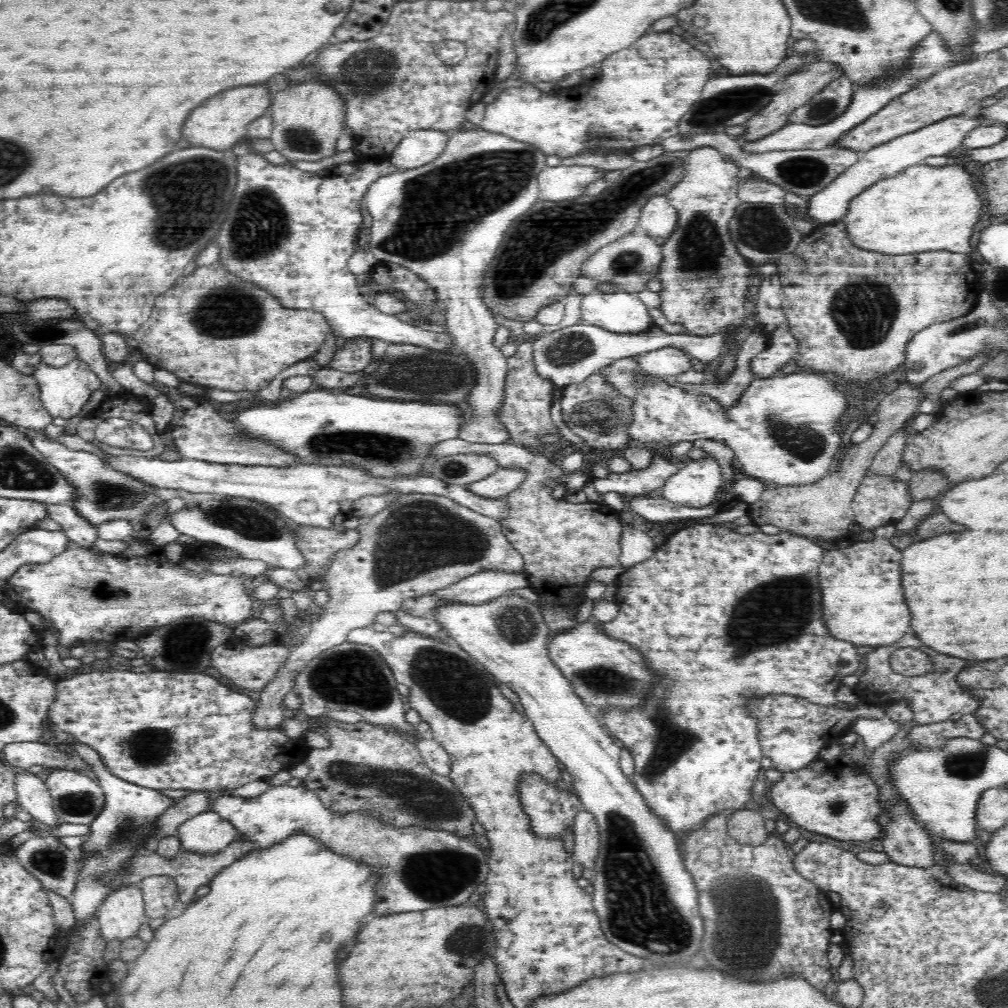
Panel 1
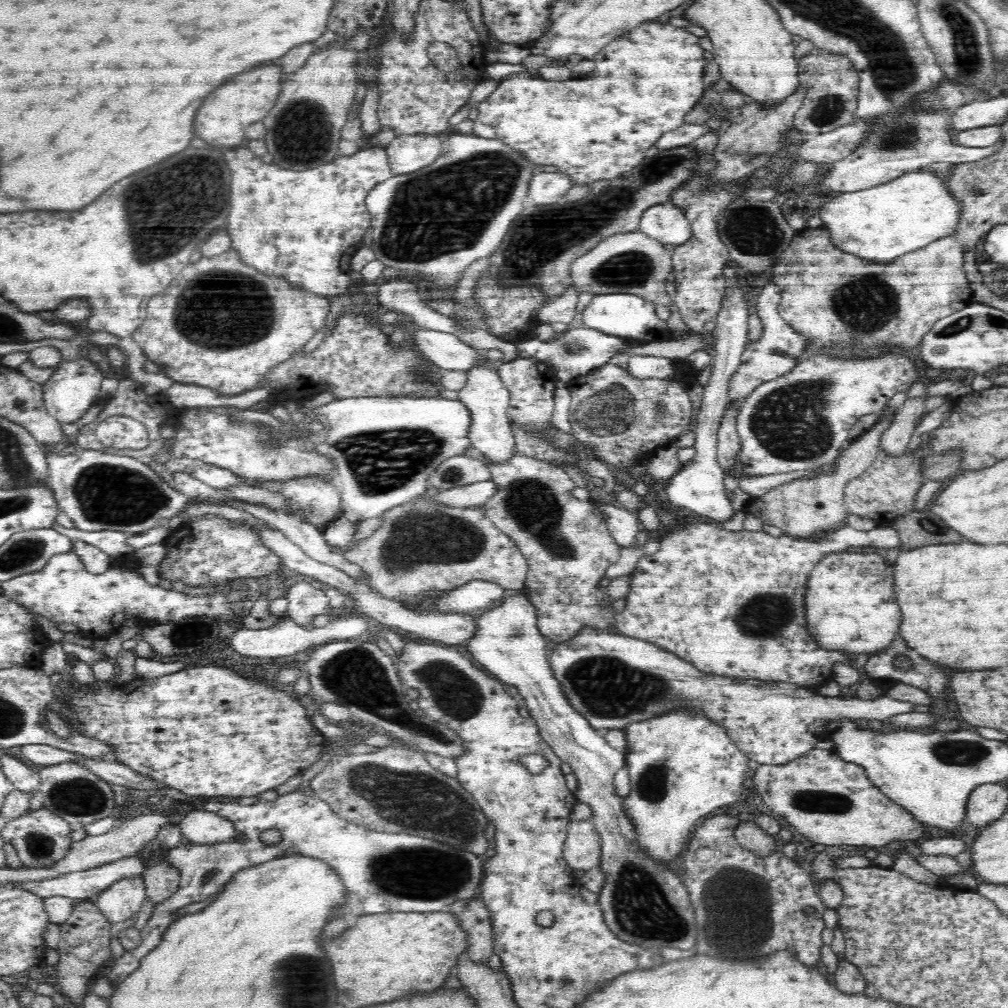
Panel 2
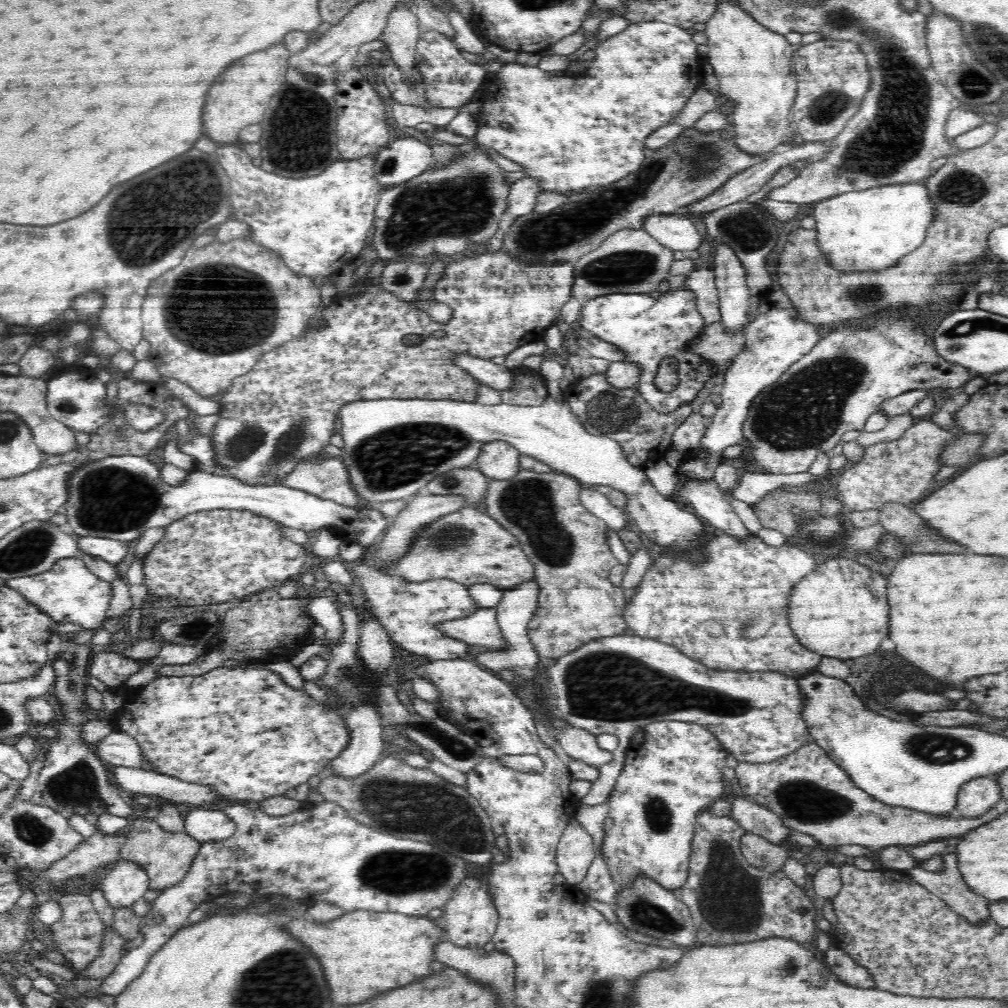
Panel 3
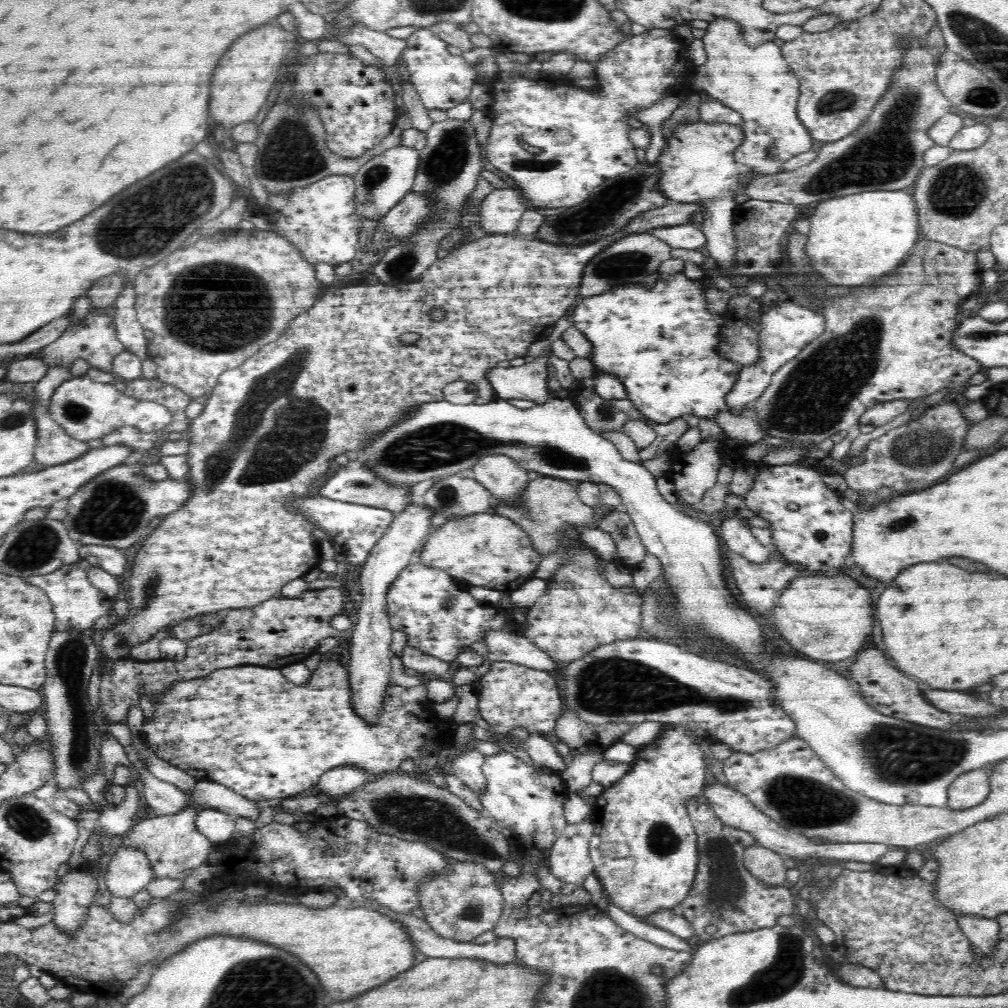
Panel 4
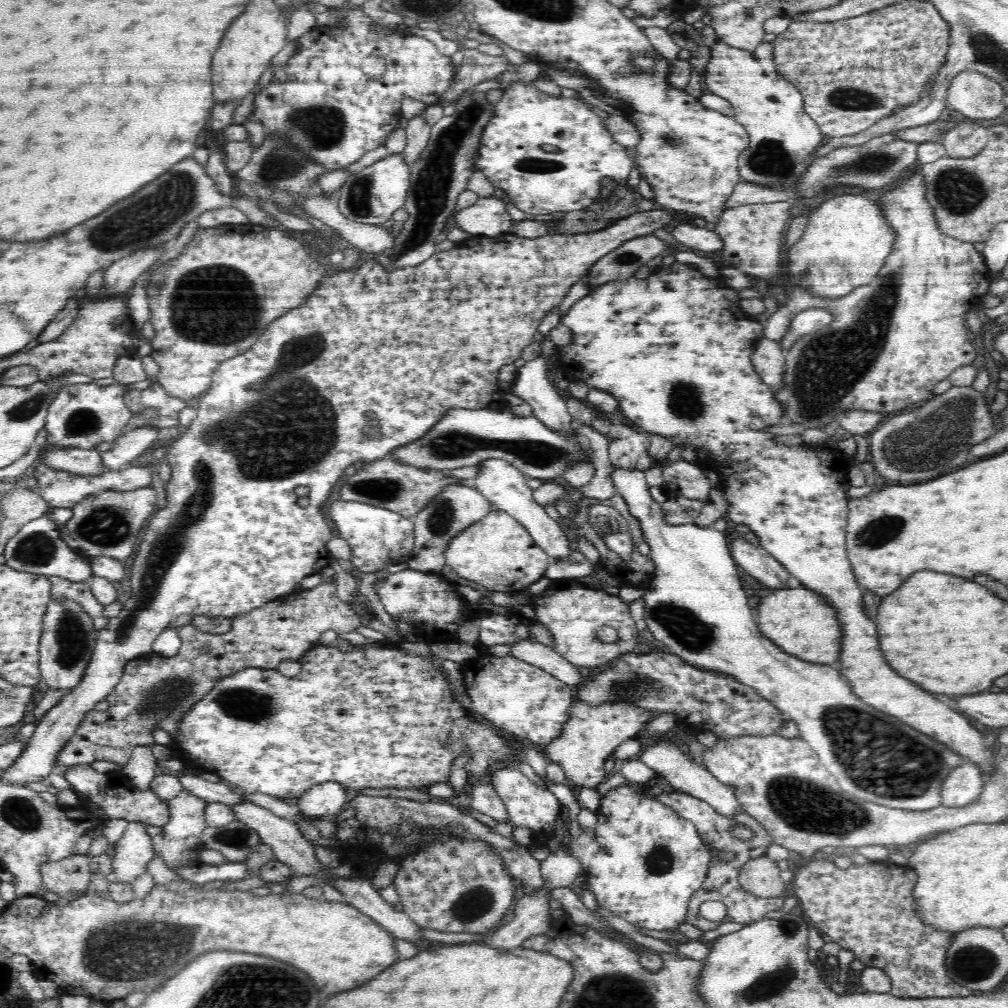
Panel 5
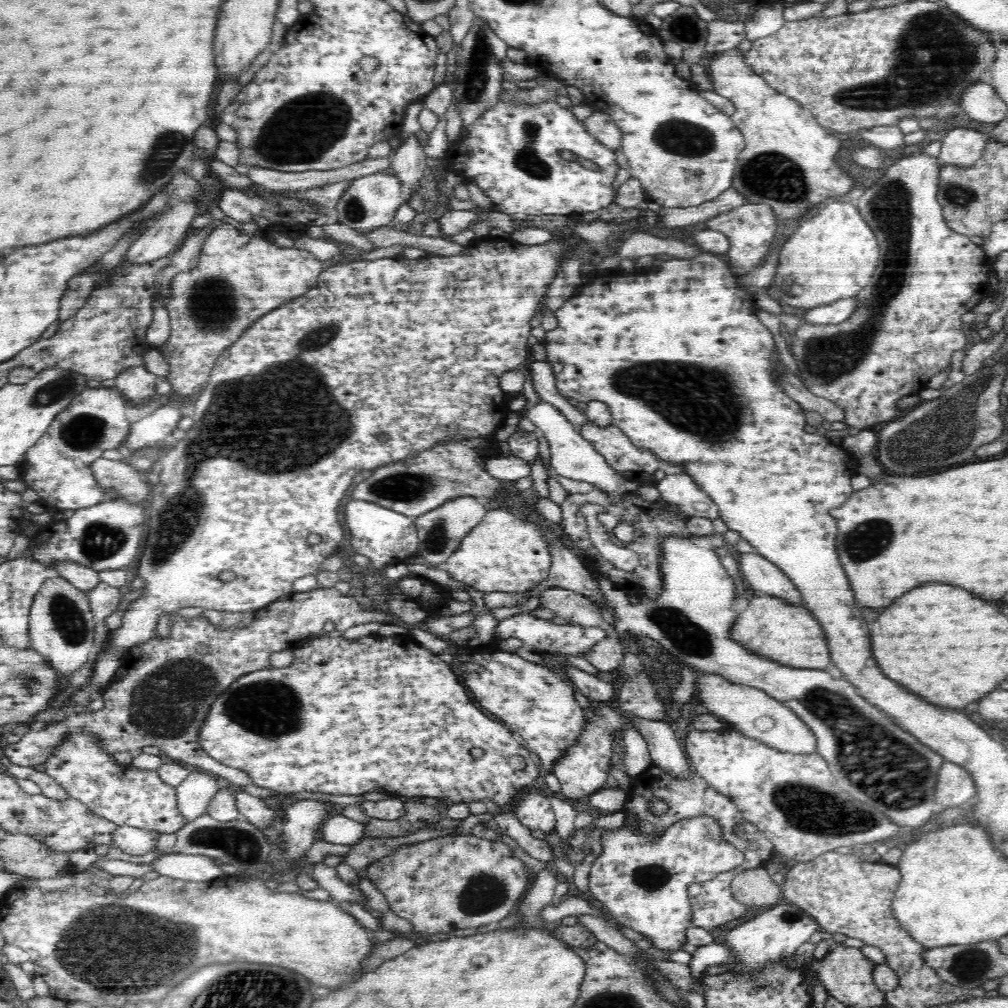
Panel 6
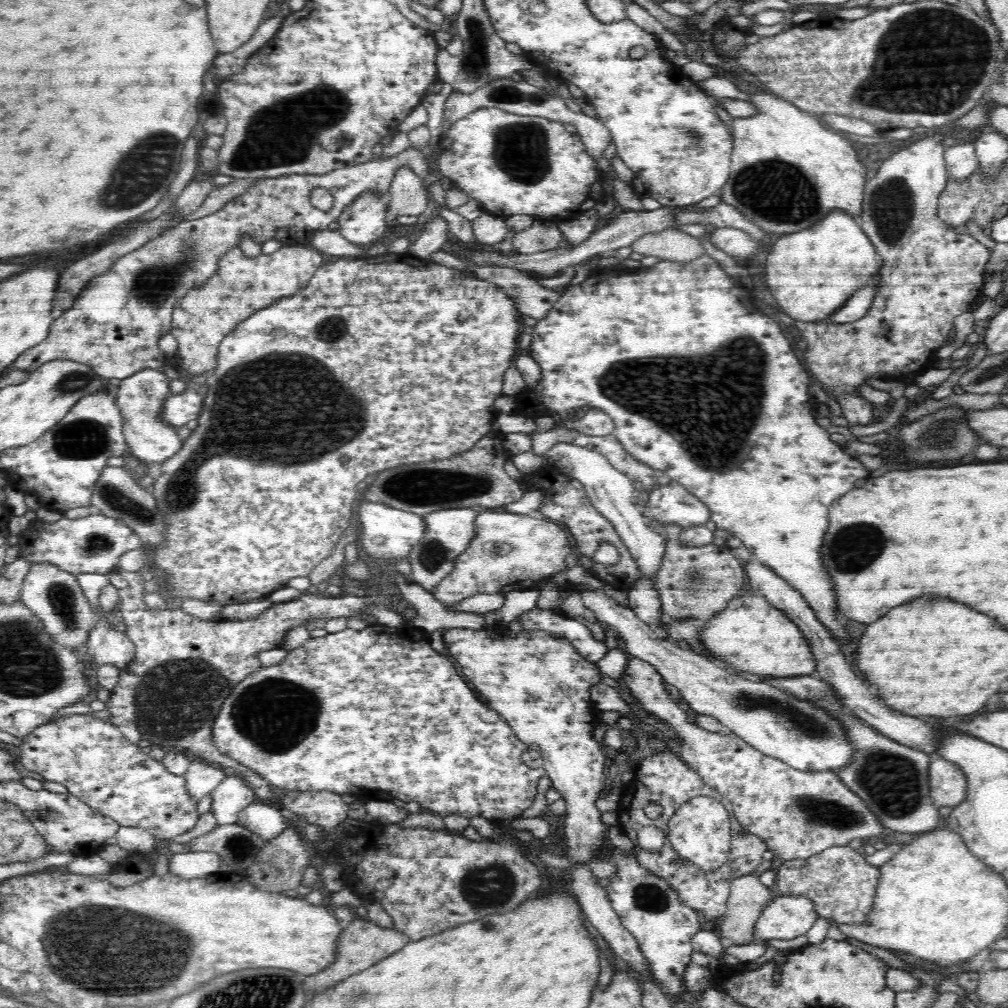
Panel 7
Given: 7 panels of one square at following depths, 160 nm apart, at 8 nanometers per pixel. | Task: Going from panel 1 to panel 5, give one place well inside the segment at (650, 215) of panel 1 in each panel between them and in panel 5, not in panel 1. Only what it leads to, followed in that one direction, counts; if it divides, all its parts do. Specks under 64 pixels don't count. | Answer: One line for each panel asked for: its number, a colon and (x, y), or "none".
2: (664, 222)
3: (677, 231)
4: (689, 235)
5: (698, 236)

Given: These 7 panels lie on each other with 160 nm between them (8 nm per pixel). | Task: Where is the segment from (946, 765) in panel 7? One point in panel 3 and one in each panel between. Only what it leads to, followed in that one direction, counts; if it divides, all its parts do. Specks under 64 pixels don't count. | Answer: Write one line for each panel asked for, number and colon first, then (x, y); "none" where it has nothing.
3: (979, 795)
4: (971, 788)
5: (963, 785)
6: (955, 785)

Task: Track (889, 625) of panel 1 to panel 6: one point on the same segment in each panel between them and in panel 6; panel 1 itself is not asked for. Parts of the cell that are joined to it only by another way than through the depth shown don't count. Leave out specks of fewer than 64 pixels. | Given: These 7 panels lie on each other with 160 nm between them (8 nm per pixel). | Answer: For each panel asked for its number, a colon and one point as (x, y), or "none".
2: (850, 605)
3: (840, 609)
4: (827, 617)
5: (799, 620)
6: (790, 634)

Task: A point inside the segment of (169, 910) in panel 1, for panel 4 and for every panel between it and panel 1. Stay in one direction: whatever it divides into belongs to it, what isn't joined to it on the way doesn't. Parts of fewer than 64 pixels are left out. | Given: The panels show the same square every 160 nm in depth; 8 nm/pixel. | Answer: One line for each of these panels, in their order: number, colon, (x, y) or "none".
2: (161, 880)
3: (166, 857)
4: (174, 847)

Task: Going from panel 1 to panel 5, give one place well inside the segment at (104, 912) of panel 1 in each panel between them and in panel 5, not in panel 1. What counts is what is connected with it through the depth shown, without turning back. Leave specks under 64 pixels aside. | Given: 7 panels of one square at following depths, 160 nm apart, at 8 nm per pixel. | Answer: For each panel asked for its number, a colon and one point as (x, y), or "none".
2: (119, 902)
3: (122, 885)
4: (129, 871)
5: (134, 850)

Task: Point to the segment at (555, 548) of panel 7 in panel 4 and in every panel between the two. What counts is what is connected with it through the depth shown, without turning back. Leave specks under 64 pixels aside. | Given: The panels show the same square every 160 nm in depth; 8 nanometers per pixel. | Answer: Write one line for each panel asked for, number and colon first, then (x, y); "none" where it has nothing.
4: (487, 550)
5: (497, 552)
6: (503, 553)

